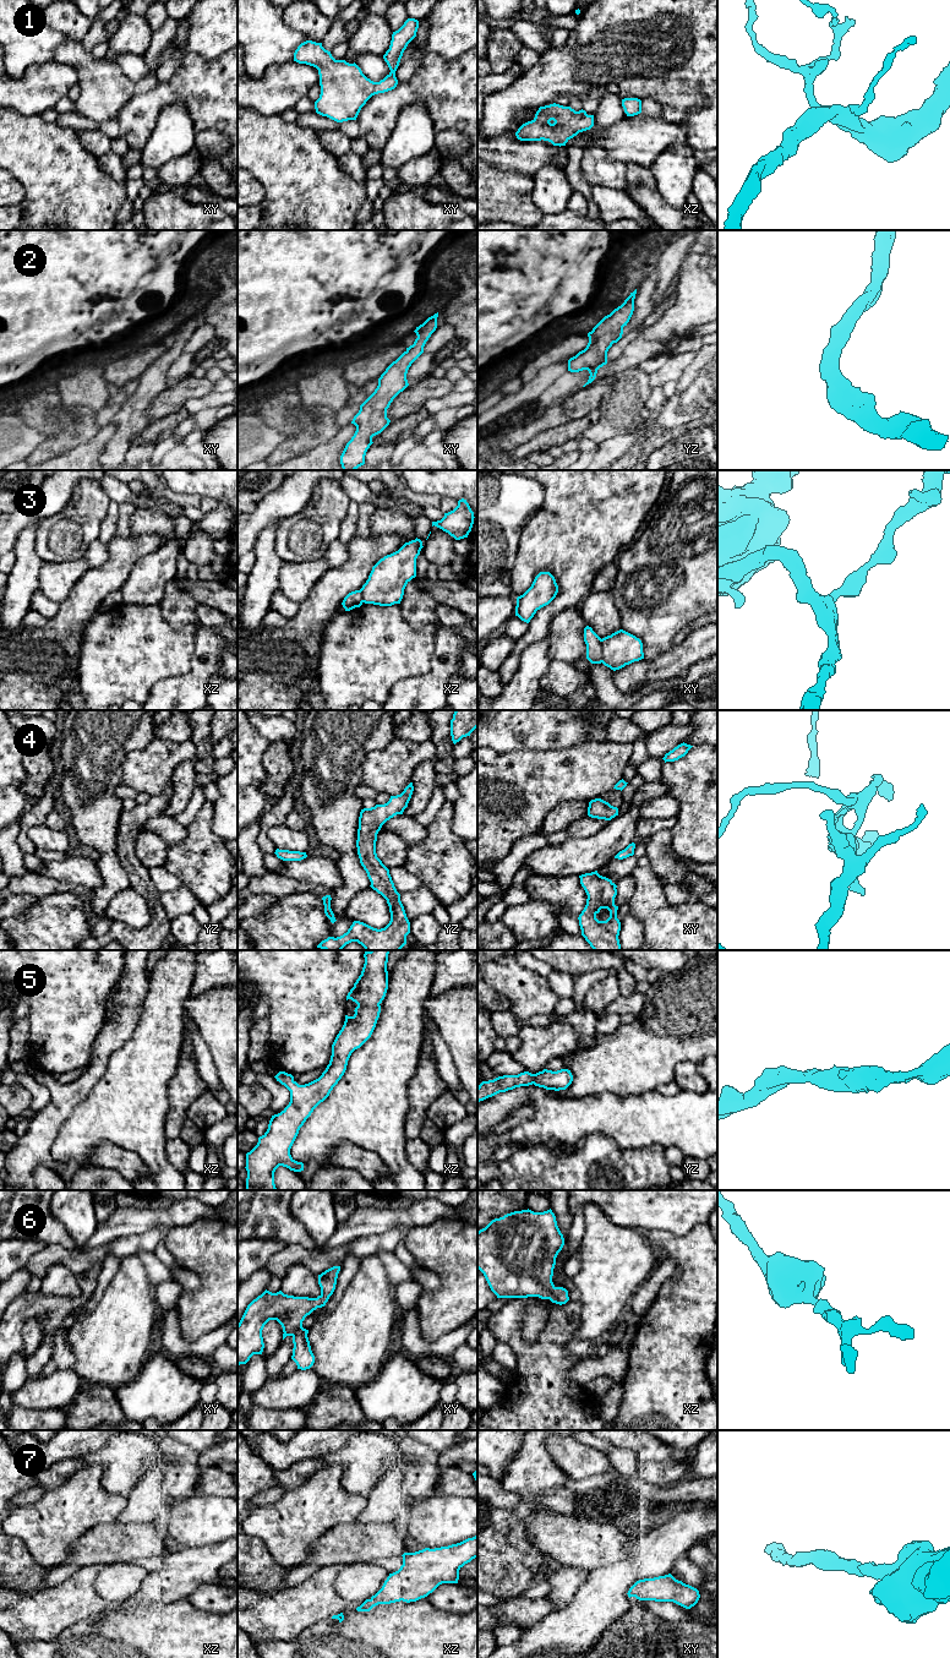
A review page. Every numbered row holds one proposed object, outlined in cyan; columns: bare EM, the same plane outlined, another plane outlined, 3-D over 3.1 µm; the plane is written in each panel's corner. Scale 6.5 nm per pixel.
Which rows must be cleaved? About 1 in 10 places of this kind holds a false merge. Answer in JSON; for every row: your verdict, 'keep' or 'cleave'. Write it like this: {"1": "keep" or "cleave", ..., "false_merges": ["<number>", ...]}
{"1": "keep", "2": "keep", "3": "cleave", "4": "keep", "5": "keep", "6": "keep", "7": "keep", "false_merges": ["3"]}

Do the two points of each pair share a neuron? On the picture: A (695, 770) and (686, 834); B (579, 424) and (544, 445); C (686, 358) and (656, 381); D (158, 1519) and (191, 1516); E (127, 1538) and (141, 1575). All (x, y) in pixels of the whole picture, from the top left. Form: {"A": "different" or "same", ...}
{"A": "same", "B": "same", "C": "same", "D": "different", "E": "different"}

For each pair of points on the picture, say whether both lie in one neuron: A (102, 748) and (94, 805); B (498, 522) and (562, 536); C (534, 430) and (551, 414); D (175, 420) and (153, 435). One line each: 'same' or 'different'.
A: same
B: different
C: same
D: same

